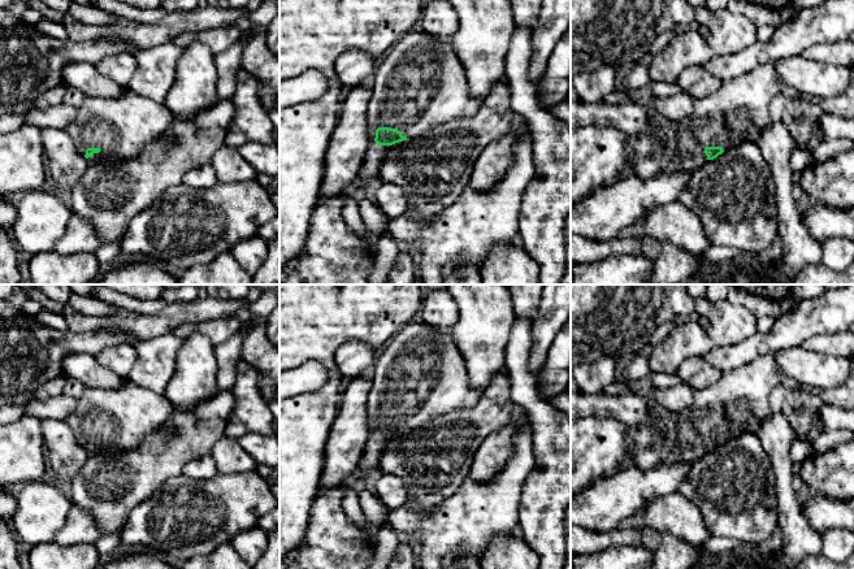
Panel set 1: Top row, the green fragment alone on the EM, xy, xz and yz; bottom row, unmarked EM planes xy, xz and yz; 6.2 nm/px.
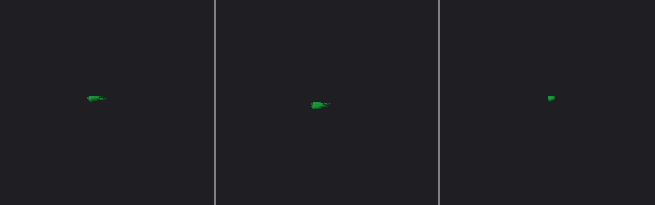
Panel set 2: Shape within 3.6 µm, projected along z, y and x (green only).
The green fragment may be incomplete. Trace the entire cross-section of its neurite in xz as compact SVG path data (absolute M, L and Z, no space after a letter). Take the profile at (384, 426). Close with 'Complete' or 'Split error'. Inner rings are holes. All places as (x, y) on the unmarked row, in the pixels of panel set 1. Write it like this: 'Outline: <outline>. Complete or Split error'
Outline: M424 321L419 323L409 322L396 333L390 342L377 352L370 373L373 385L367 400L369 436L357 465L364 479L381 474L380 459L383 447L399 433L416 430L452 411L473 408L482 395L469 385L464 359L459 352L451 330L434 327Z. Split error

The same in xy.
Outline: M127 379L113 390L86 387L65 422L88 455L122 453L160 431L174 409L162 394Z. Split error

